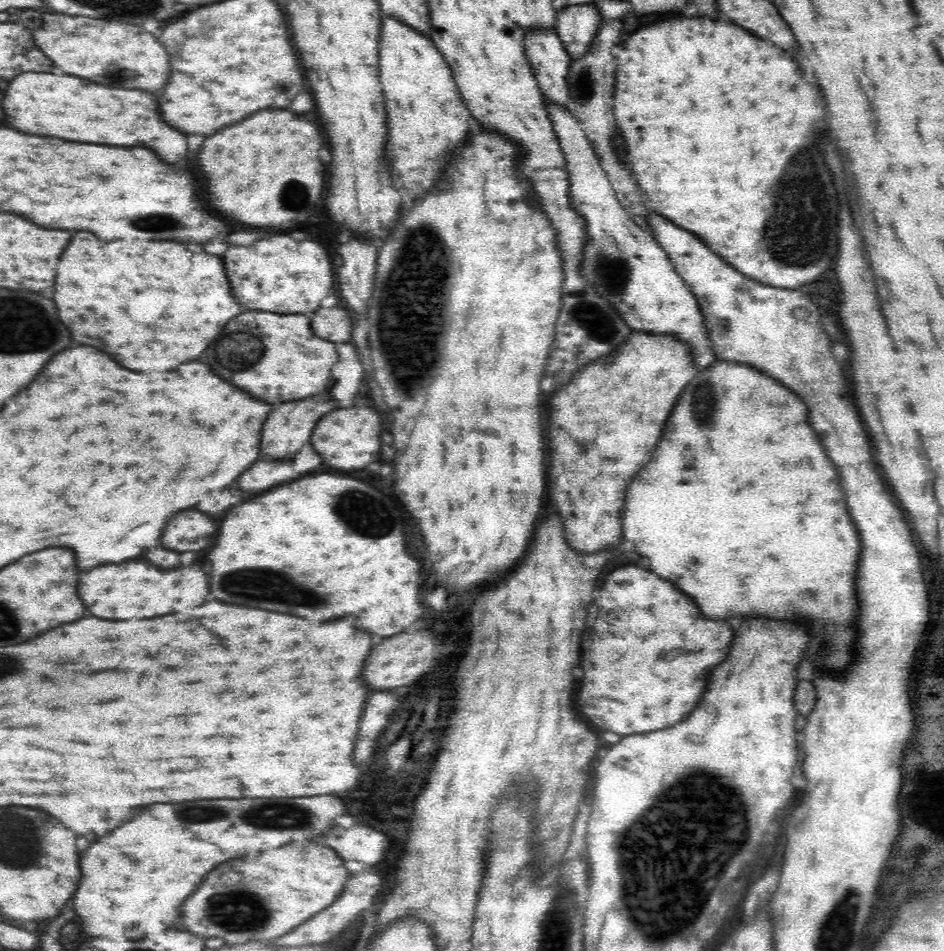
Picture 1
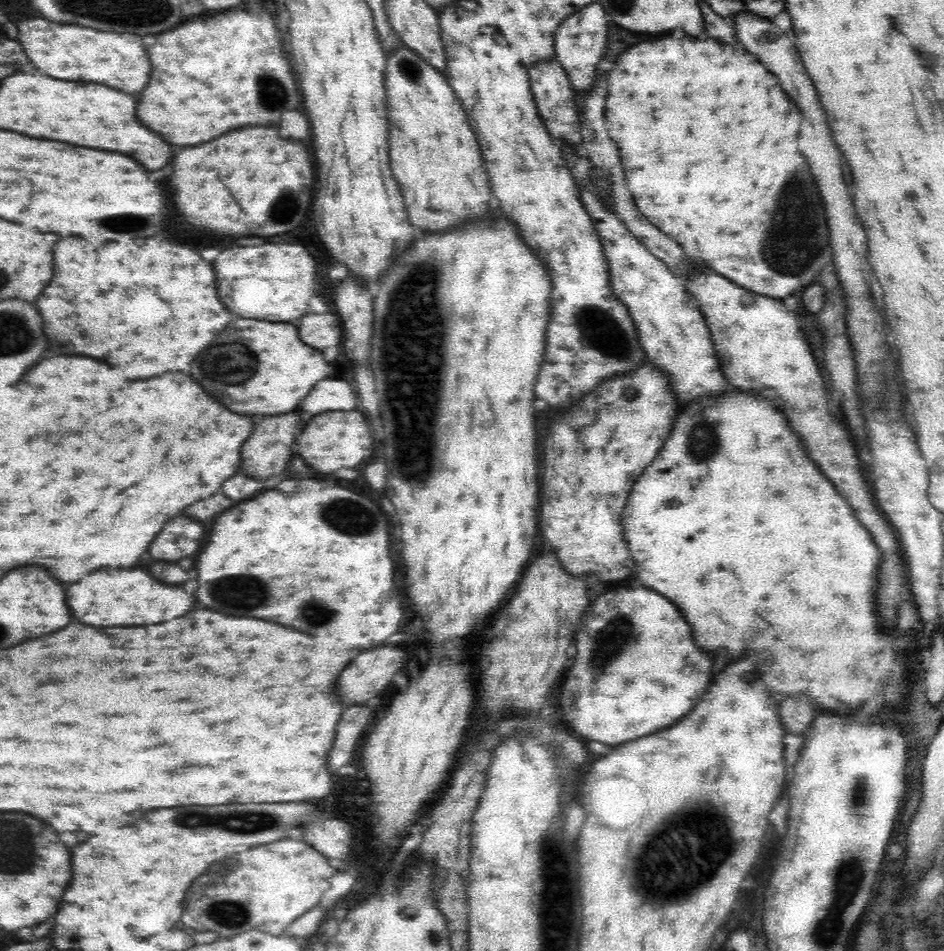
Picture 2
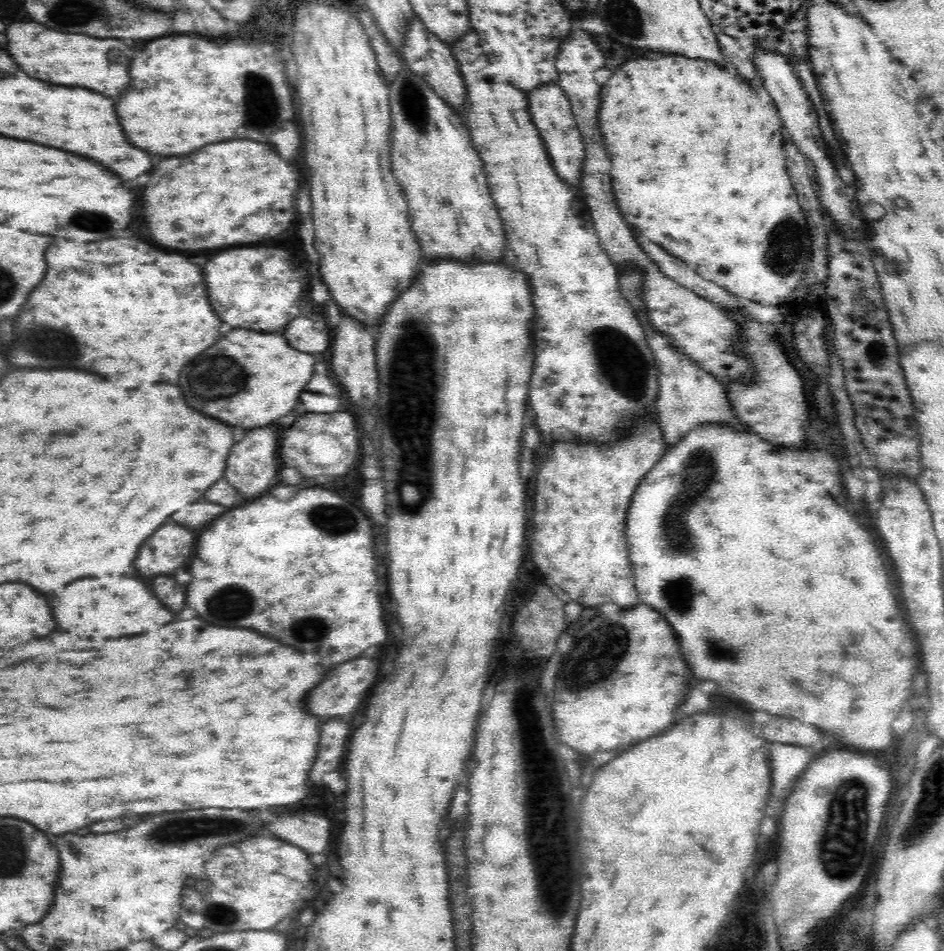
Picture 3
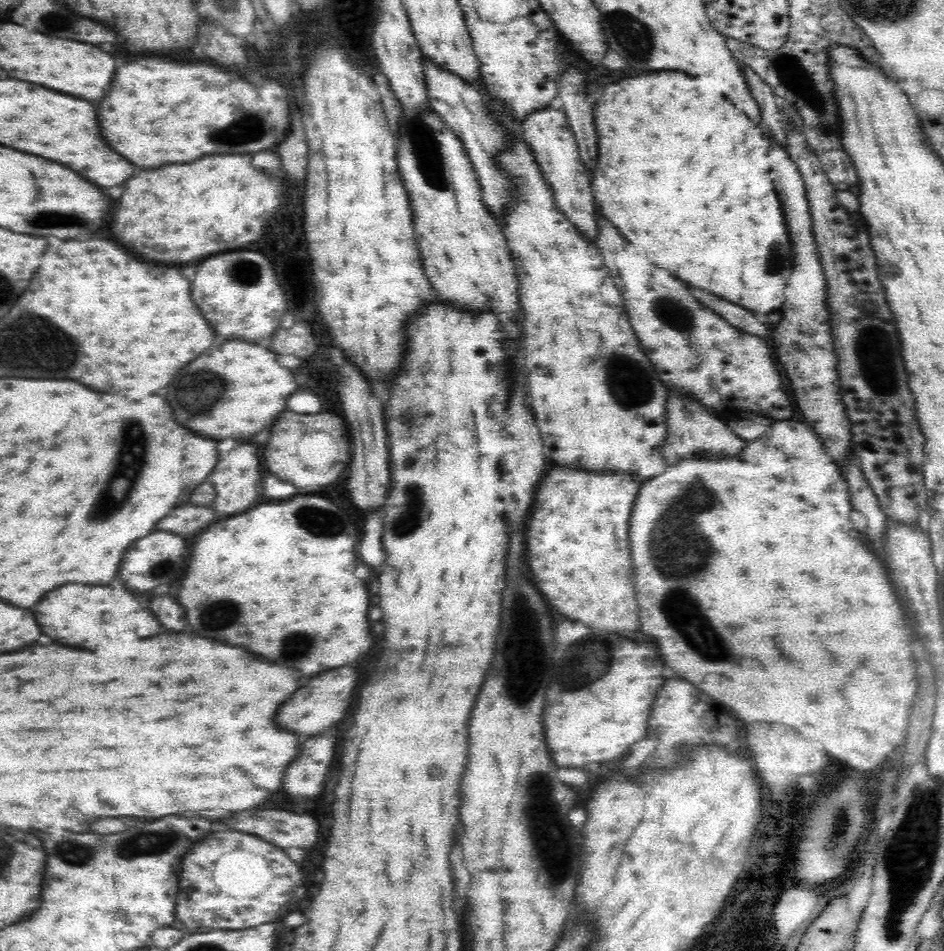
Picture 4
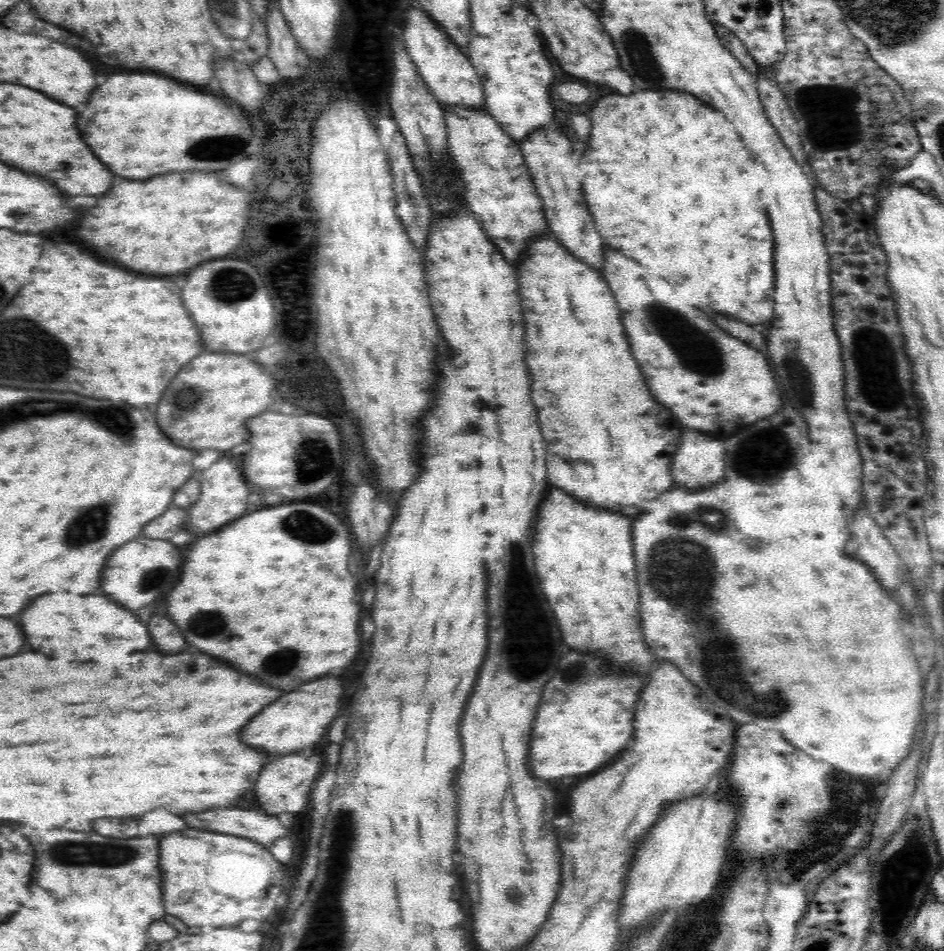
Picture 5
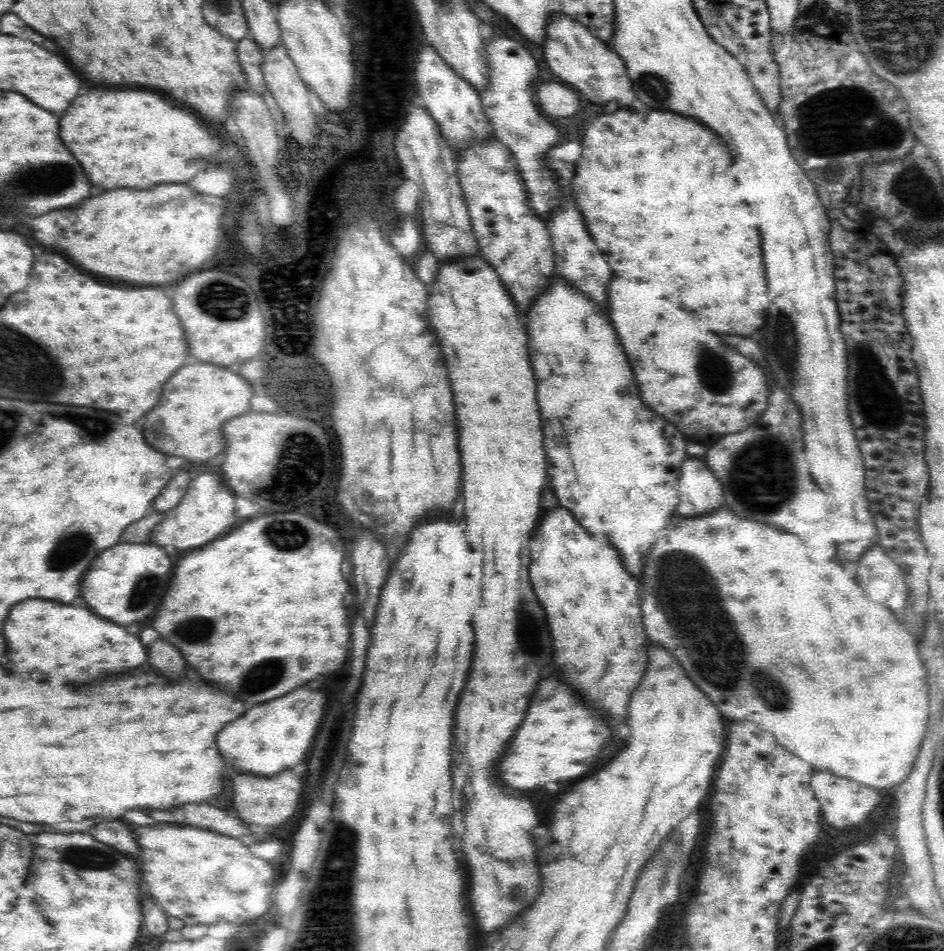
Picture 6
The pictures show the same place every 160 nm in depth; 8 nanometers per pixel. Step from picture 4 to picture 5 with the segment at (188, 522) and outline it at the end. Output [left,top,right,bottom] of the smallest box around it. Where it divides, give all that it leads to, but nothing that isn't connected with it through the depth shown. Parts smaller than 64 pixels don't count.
[140,505,196,548]

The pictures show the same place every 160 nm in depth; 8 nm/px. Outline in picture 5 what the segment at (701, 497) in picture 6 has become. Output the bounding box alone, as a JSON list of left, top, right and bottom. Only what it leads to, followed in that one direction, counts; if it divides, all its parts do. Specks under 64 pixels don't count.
[671,428,727,490]

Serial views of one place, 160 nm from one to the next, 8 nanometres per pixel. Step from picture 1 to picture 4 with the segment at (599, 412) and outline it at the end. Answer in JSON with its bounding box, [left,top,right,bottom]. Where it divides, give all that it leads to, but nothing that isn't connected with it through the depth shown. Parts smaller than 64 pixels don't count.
[526,466,642,634]

